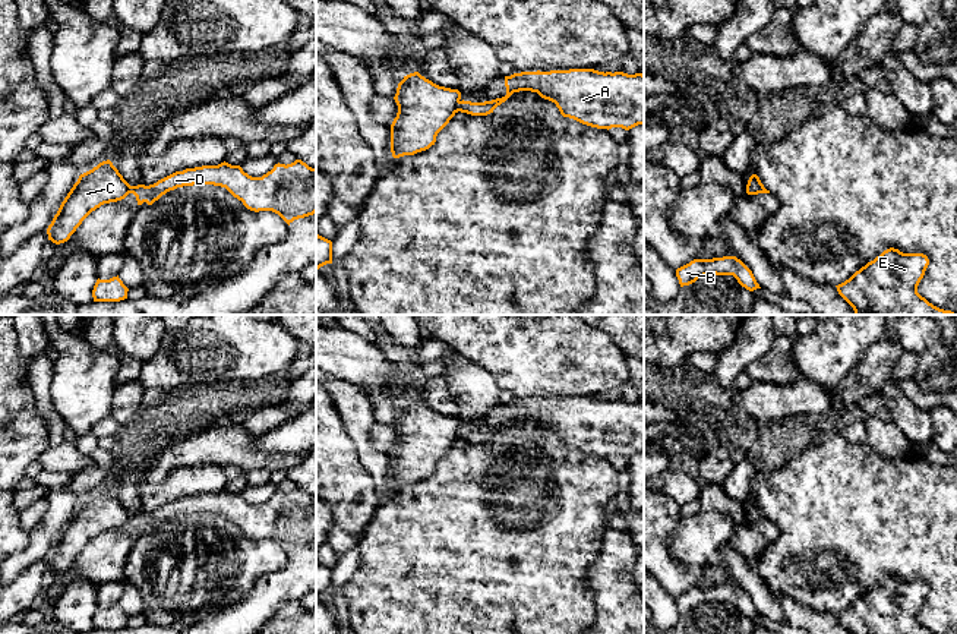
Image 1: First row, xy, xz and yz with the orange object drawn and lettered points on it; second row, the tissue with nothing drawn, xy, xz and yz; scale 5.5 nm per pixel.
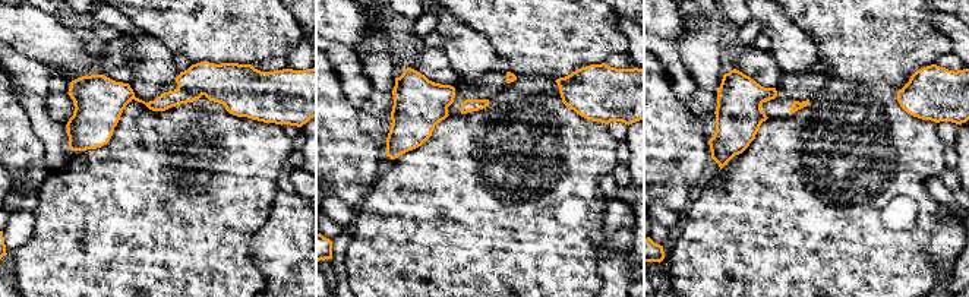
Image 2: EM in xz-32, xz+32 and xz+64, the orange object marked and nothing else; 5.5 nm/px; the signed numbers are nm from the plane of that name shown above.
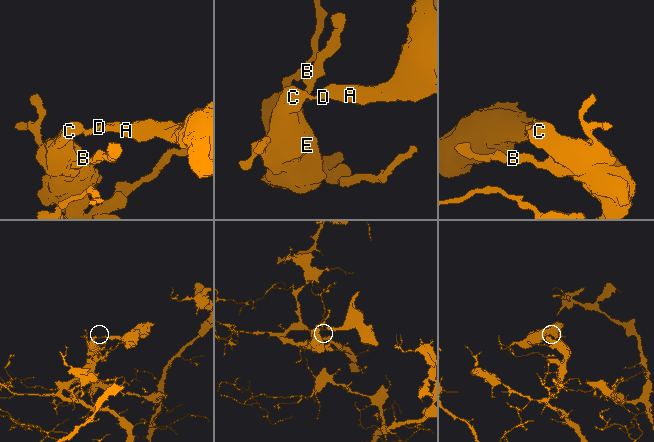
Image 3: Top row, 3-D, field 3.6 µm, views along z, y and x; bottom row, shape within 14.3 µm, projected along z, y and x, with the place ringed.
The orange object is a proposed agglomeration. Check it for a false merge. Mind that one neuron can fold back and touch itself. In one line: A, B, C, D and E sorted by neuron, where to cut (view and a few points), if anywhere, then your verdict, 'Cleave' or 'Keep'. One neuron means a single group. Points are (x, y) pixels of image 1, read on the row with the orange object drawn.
Groups: A D / B C E. Split along xz (460, 101), (454, 112). Cleave

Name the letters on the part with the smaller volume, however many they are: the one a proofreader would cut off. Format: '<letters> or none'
A, D

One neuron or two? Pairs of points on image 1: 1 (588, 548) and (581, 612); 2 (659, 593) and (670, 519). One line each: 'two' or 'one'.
1: one
2: two

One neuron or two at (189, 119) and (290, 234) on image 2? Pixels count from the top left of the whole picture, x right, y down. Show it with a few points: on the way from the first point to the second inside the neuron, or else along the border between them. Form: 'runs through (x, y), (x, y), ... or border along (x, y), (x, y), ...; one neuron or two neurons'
border along (278, 190), (268, 220), (251, 239); two neurons

